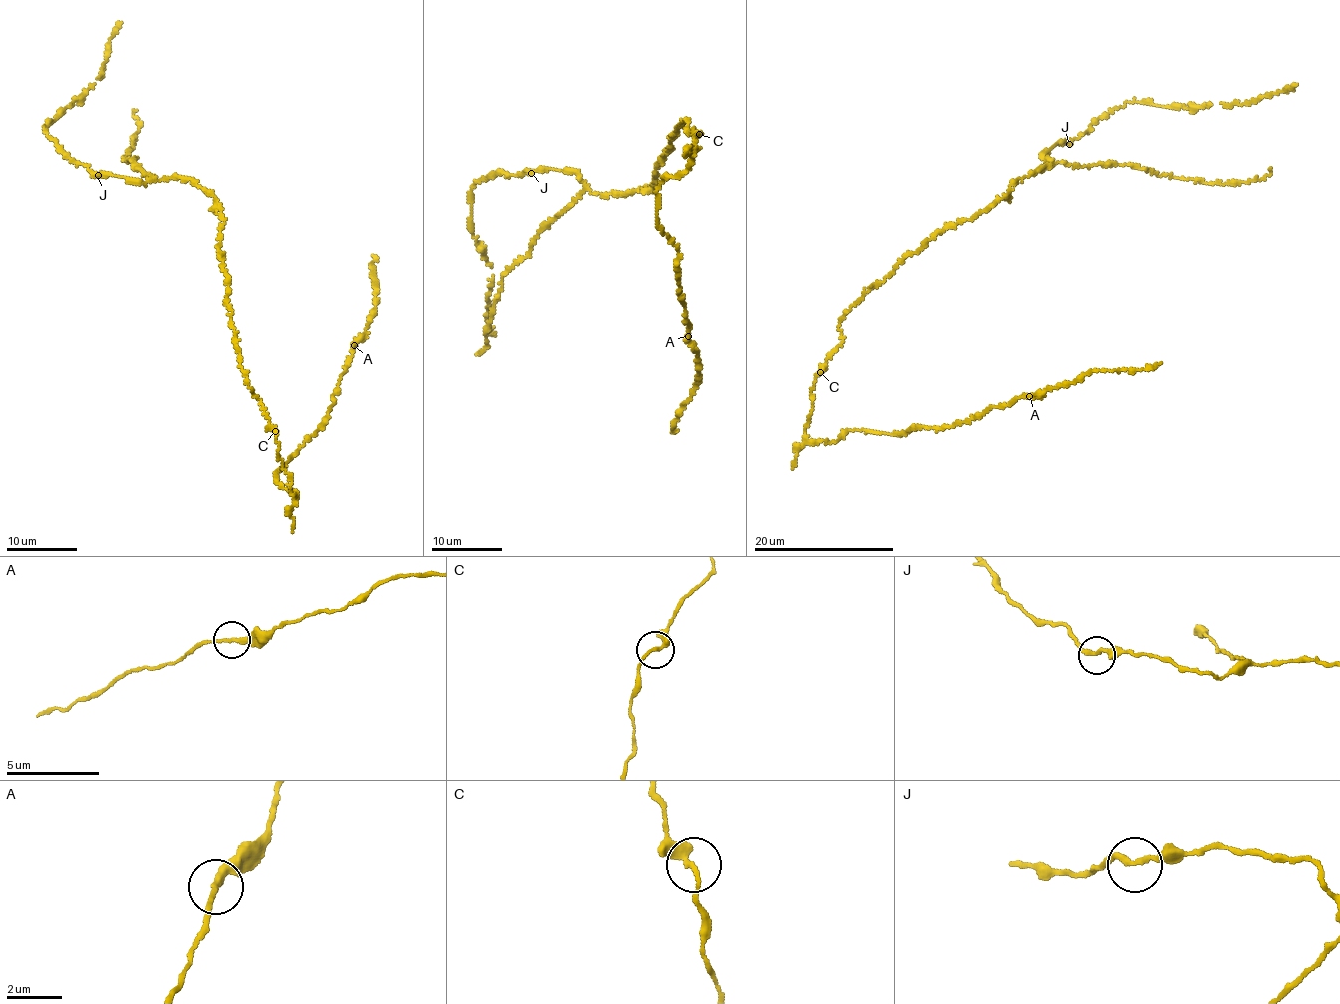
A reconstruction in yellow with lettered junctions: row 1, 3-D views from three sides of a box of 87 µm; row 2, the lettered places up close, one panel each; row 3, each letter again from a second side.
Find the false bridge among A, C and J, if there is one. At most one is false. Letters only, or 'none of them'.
none of them

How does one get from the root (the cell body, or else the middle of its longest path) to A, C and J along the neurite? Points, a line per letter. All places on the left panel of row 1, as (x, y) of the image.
A: (236, 341), (241, 368), (275, 431), (281, 467), (295, 497), (278, 484), (276, 473), (325, 424), (354, 345)
C: (236, 341), (246, 383), (261, 402), (268, 423), (275, 431)
J: (236, 341), (219, 243), (222, 215), (212, 194), (179, 177), (142, 184), (110, 174), (98, 176)

